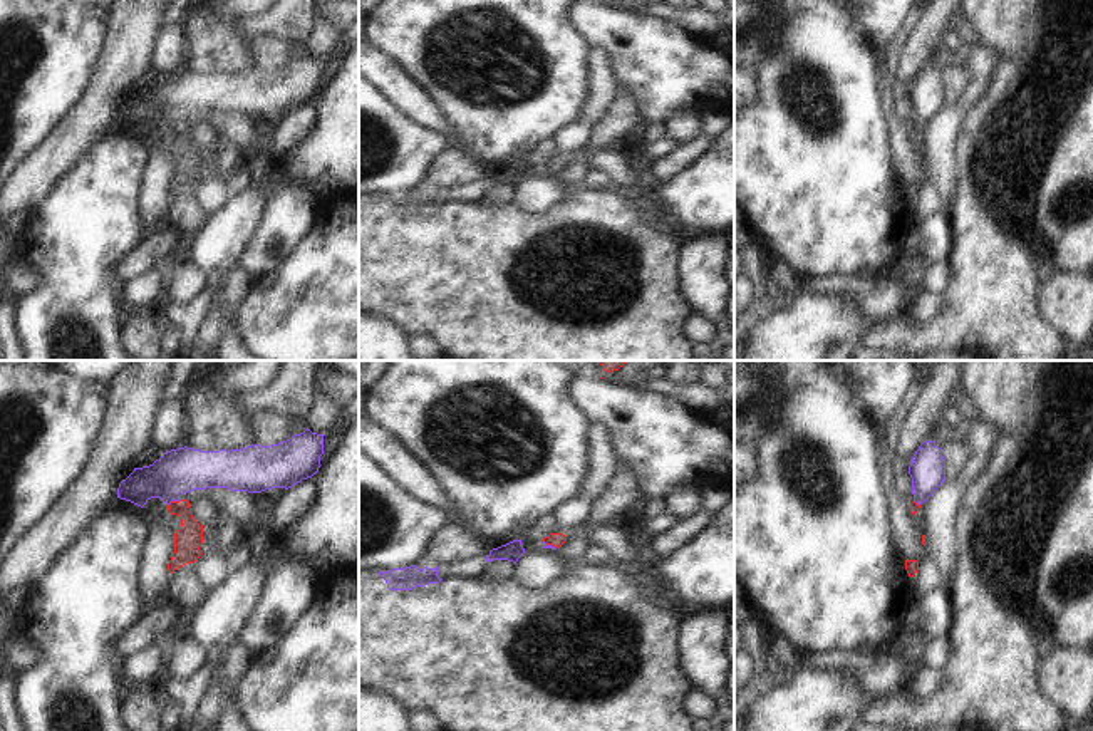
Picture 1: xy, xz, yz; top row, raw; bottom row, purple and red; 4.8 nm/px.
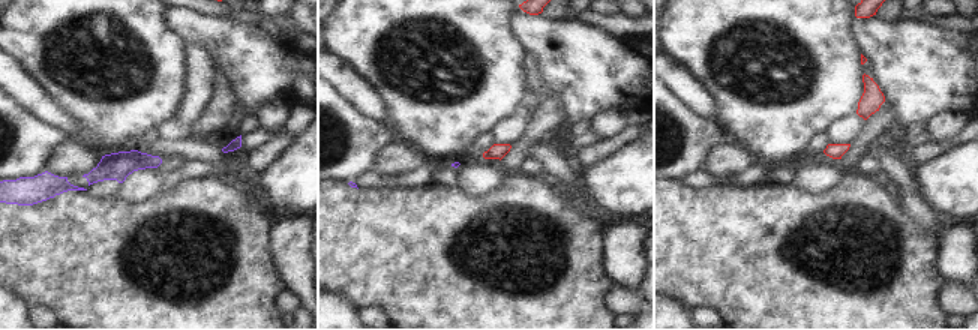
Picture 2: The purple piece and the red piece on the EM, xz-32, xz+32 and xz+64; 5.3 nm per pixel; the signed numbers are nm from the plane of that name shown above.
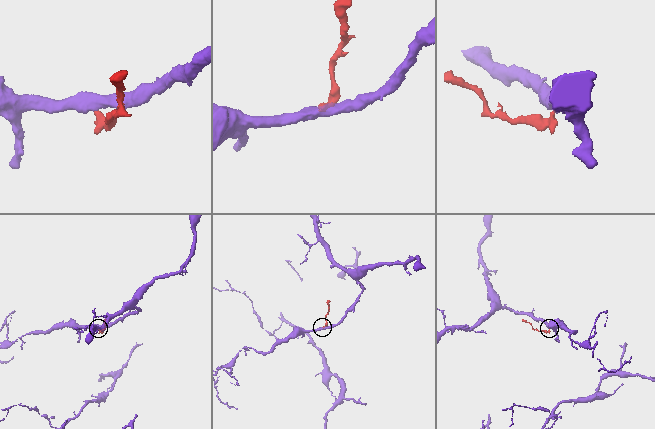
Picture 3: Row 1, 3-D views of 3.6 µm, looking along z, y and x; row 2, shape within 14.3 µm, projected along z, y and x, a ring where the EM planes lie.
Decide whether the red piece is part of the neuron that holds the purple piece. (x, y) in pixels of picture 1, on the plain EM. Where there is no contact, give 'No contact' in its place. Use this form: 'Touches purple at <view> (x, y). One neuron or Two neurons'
Touches purple at xy (173, 124). One neuron.

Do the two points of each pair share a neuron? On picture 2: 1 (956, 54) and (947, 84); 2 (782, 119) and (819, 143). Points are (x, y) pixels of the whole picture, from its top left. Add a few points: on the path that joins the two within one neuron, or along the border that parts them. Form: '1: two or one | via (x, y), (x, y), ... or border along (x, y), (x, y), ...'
1: one | via (956, 62), (956, 66), (947, 77)
2: two | border along (824, 132), (816, 134), (806, 149)

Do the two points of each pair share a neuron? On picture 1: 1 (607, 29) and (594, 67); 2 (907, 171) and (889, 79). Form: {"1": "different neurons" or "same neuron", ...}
{"1": "different neurons", "2": "same neuron"}

